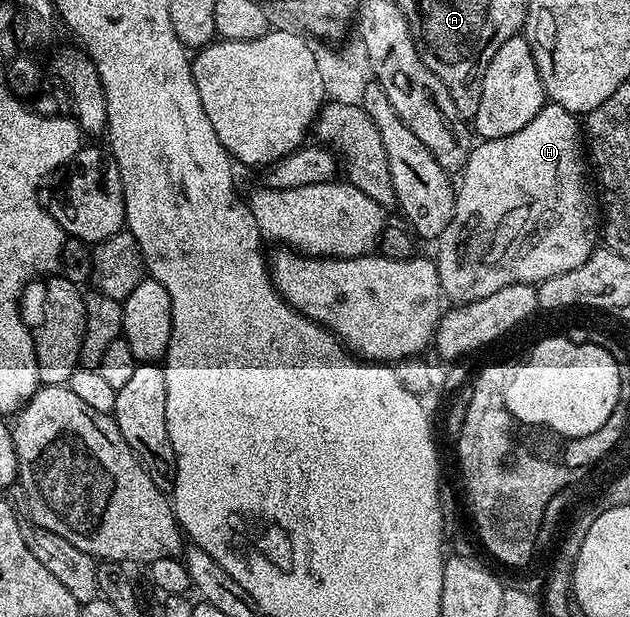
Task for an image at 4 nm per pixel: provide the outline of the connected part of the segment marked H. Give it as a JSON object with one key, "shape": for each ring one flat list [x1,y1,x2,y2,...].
{"shape":[[548,104,525,126,521,132,513,132,513,136,504,138,489,138,480,141,472,149,467,158,467,164,461,171,463,183,460,181,455,195,455,207,453,208,453,220,449,220,449,228,437,239,439,246,439,288,444,295,452,298,452,303,466,304,476,302,485,296,493,296,493,292,501,292,501,288,508,286,510,282,529,282,540,284,547,278,557,276,561,272,569,272,577,268,577,264,585,264,589,256,597,249,597,210,591,207,591,198,587,195,587,170,583,167,585,162,585,146,579,143,581,138,581,122,576,115,570,114,565,108,554,104]]}

